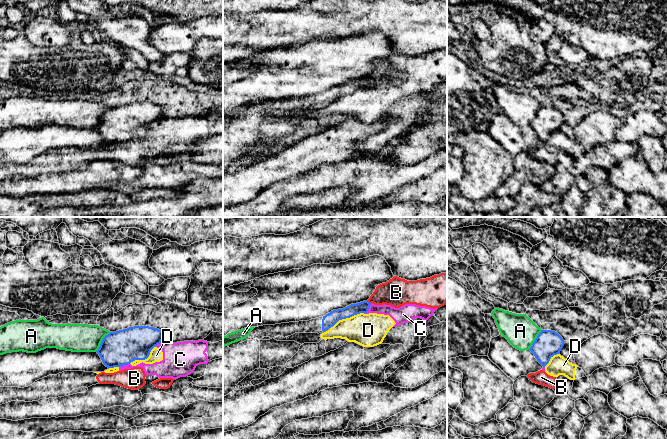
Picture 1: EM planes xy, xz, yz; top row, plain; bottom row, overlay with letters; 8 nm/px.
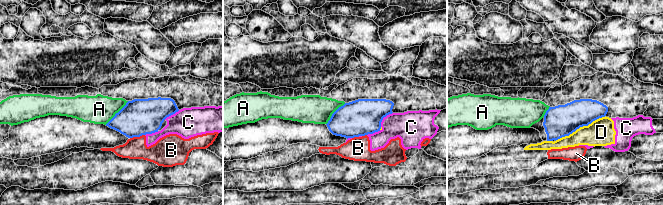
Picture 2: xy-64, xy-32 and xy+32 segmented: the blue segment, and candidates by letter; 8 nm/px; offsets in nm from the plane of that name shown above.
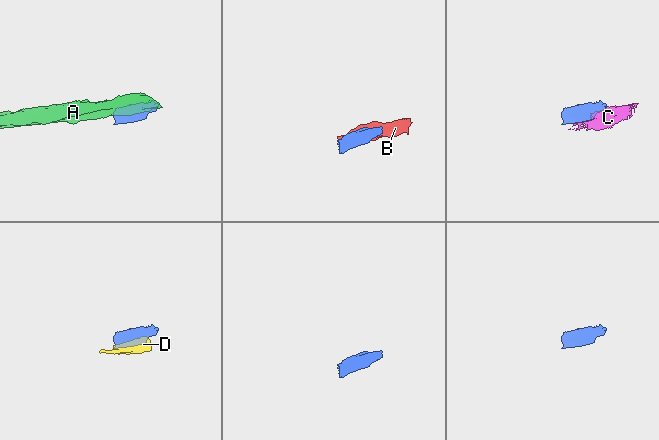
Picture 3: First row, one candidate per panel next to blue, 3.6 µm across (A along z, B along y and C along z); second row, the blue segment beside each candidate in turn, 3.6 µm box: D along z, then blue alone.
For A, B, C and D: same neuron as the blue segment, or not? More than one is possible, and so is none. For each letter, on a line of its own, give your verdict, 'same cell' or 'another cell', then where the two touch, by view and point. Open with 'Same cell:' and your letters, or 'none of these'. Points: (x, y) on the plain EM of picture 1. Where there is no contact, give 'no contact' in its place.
Same cell: none of these
A: another cell | xy (102, 117)
B: another cell | xz (368, 78)
C: another cell | xz (368, 85)
D: another cell | xz (346, 93)

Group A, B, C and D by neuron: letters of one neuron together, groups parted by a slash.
A / B C D

